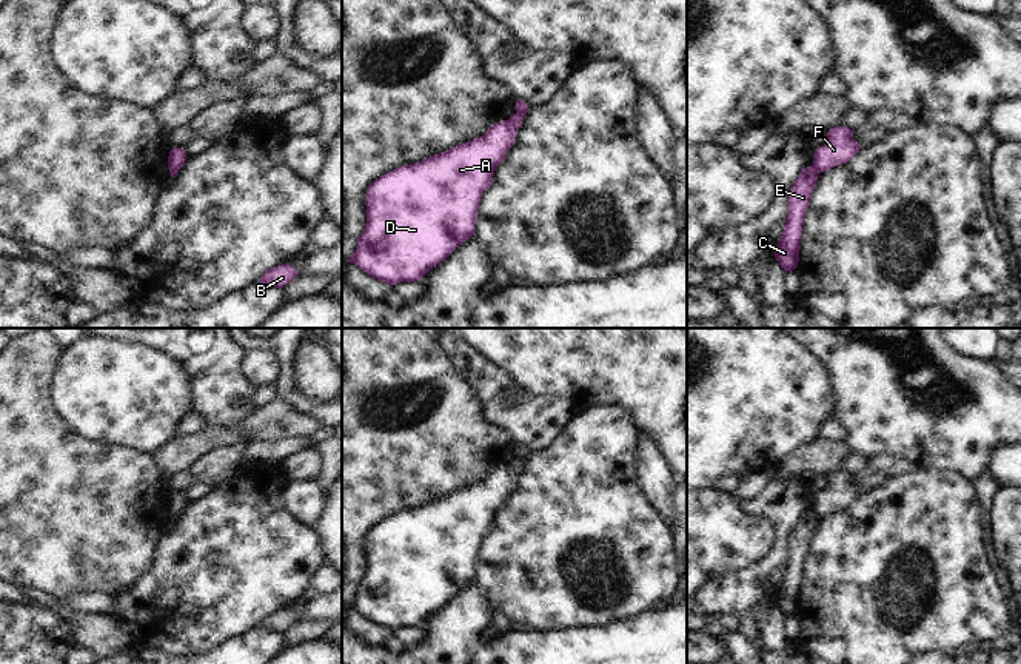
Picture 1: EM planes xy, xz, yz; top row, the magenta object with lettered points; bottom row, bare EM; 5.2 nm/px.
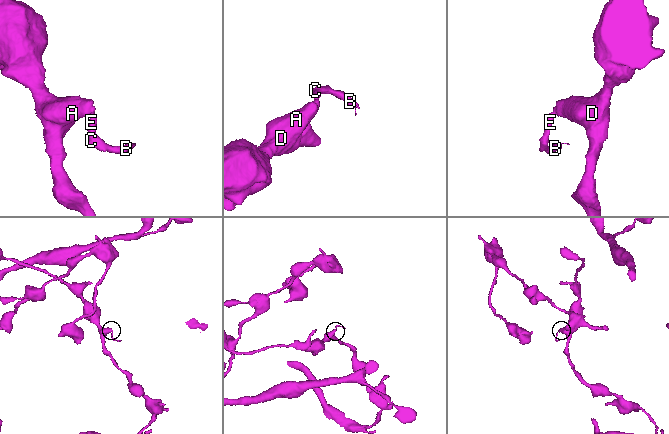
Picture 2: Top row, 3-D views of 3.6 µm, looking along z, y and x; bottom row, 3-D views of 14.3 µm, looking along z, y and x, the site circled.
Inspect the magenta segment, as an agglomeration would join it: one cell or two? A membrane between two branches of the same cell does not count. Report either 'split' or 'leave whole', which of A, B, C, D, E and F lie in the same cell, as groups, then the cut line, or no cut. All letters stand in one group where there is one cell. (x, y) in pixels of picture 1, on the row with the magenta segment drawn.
split; A D F / B C E; cut in xz along (516, 111), (524, 114)

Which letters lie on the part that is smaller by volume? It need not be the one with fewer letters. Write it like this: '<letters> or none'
B, C, E

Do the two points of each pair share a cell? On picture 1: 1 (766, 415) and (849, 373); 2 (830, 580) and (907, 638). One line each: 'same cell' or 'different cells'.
1: different cells
2: same cell

